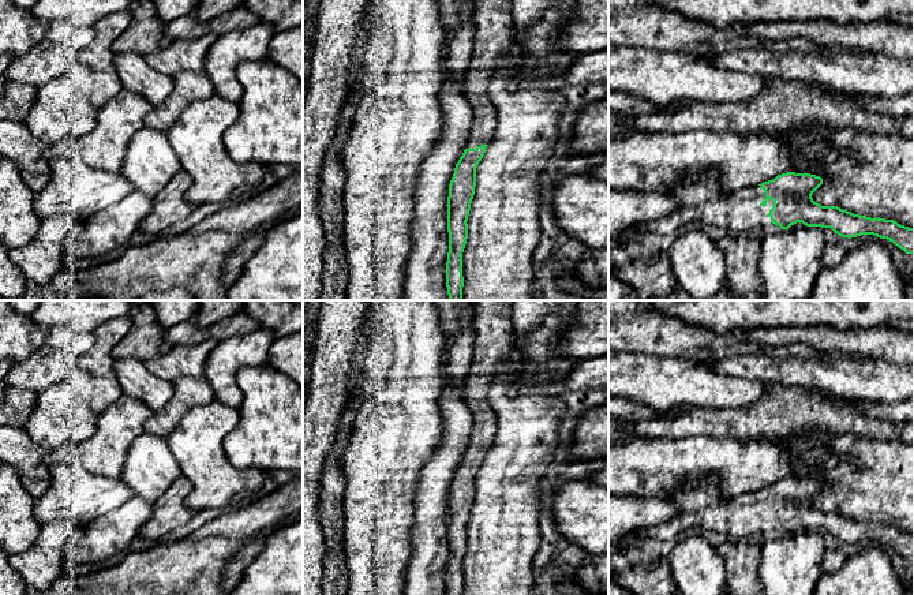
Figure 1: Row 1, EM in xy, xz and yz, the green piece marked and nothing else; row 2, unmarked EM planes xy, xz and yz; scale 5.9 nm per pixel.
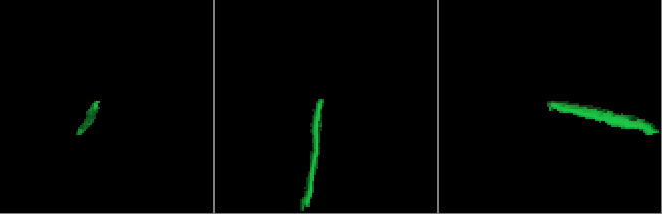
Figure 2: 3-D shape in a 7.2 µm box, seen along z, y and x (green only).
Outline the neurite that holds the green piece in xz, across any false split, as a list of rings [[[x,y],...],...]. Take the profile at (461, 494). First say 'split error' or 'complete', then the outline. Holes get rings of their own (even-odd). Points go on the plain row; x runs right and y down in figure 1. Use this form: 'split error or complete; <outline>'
split error; [[[475,300],[475,330],[473,360],[467,379],[467,404],[473,416],[473,427],[469,437],[467,454],[456,469],[449,490],[447,502],[447,538],[449,558],[446,568],[447,595],[462,595],[462,558],[468,545],[468,521],[476,493],[476,474],[482,467],[488,449],[497,434],[497,413],[488,404],[488,392],[499,374],[510,368],[510,359],[516,352],[516,329],[513,323],[513,300]]]

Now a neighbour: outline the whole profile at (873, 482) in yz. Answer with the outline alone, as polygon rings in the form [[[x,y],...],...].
[[[814,430],[765,441],[783,449],[782,457],[793,465],[793,478],[810,479],[823,484],[823,490],[812,501],[814,508],[821,512],[838,512],[870,524],[894,525],[900,531],[914,534],[914,445],[850,434],[823,435]],[[817,446],[824,446],[835,453],[839,464],[813,478],[802,456],[805,450]]]

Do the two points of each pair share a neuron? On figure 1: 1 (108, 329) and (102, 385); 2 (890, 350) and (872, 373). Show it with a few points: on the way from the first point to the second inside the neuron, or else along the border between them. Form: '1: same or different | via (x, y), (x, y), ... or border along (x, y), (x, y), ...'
1: same | via (104, 343), (102, 371)
2: different | border along (864, 356), (883, 358), (899, 365)

